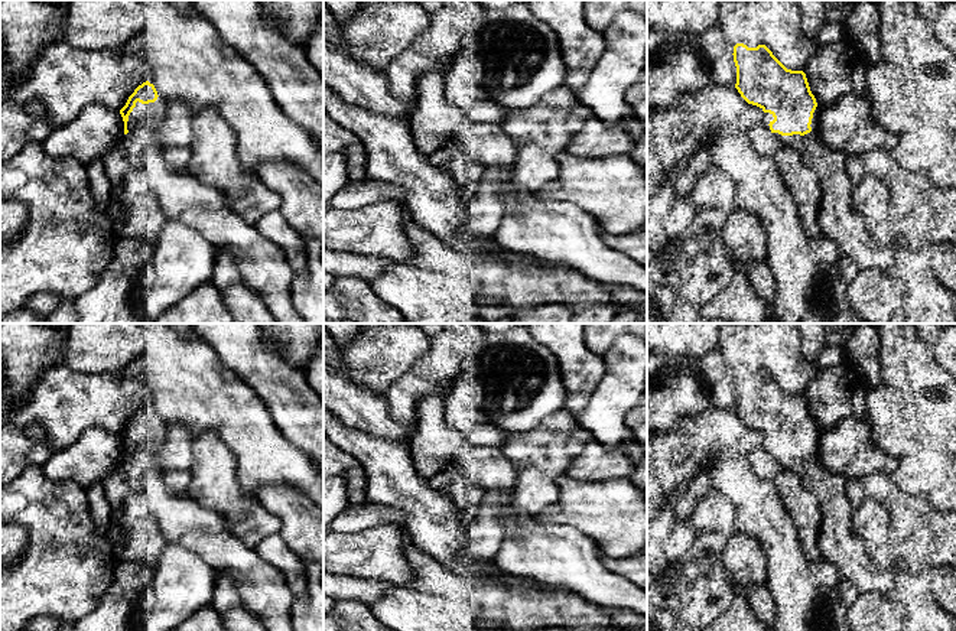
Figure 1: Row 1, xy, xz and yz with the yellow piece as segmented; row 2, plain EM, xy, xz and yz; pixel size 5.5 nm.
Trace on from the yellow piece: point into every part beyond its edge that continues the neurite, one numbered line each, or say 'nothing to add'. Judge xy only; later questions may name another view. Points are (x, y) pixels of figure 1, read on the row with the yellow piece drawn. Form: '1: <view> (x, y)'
nothing to add

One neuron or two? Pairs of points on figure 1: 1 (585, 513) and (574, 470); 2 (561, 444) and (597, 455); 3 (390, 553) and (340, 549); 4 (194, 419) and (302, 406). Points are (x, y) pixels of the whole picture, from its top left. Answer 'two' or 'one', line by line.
1: two
2: two
3: one
4: two

